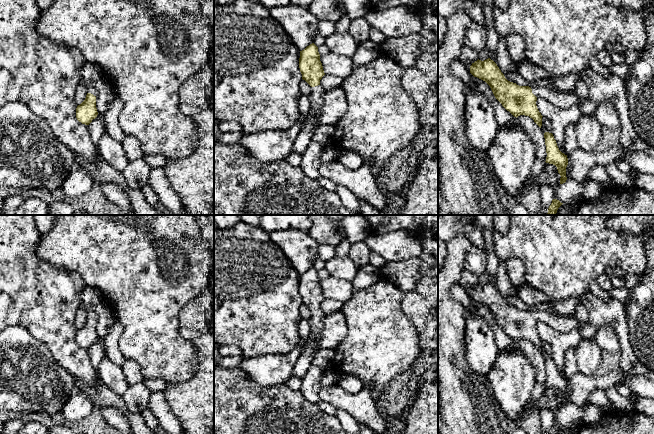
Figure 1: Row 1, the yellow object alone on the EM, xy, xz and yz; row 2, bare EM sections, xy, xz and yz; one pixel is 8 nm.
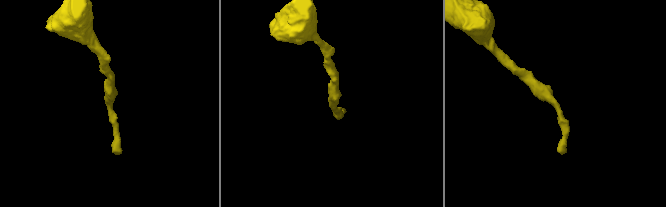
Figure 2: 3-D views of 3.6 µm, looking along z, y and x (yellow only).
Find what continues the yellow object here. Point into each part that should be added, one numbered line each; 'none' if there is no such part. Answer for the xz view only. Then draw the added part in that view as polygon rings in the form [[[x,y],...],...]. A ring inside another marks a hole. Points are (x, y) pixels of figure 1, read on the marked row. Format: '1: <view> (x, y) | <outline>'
1: xz (317, 93) | [[[321,85],[312,87],[310,98],[310,105],[313,111],[315,130],[320,126],[318,122],[319,114],[323,106],[323,97],[326,91],[321,87]]]

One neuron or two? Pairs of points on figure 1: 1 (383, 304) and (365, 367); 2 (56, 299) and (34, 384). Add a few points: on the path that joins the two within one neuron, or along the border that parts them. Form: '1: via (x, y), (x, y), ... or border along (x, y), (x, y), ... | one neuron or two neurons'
1: via (377, 320), (376, 351) | one neuron
2: border along (26, 329), (46, 346), (58, 363) | two neurons

